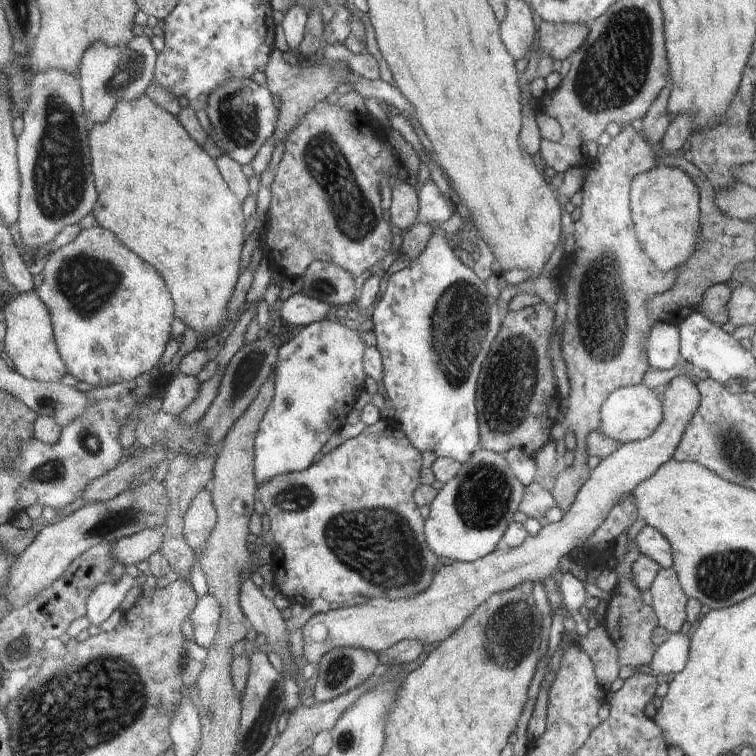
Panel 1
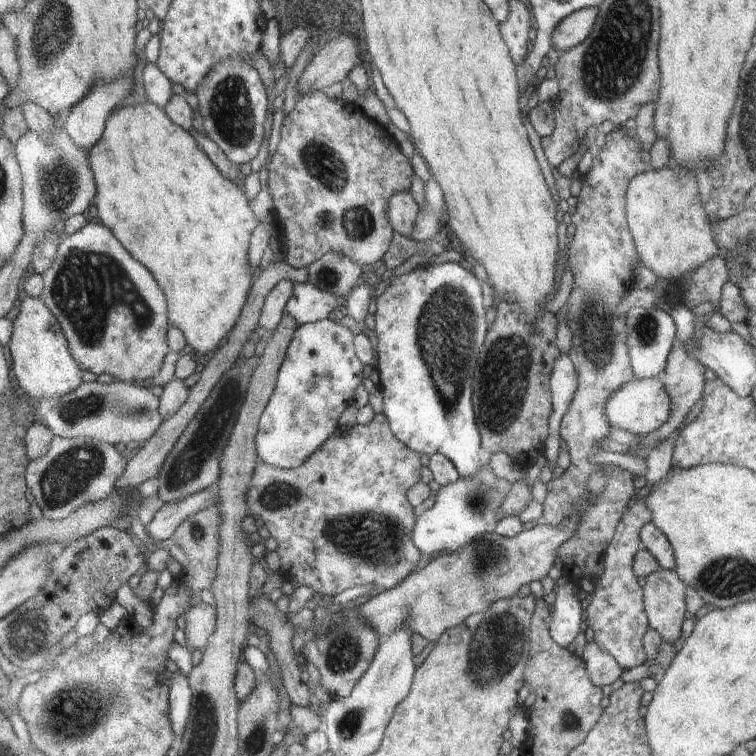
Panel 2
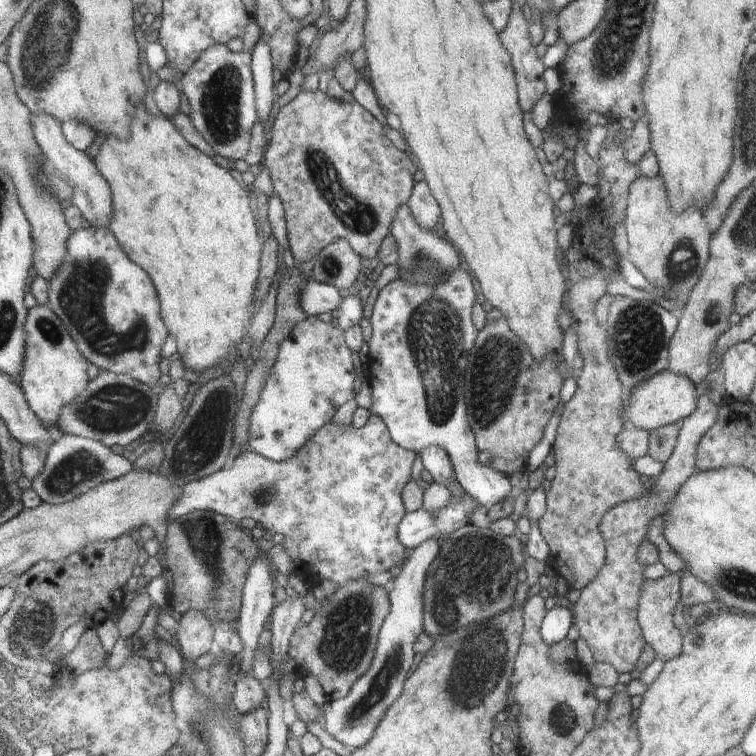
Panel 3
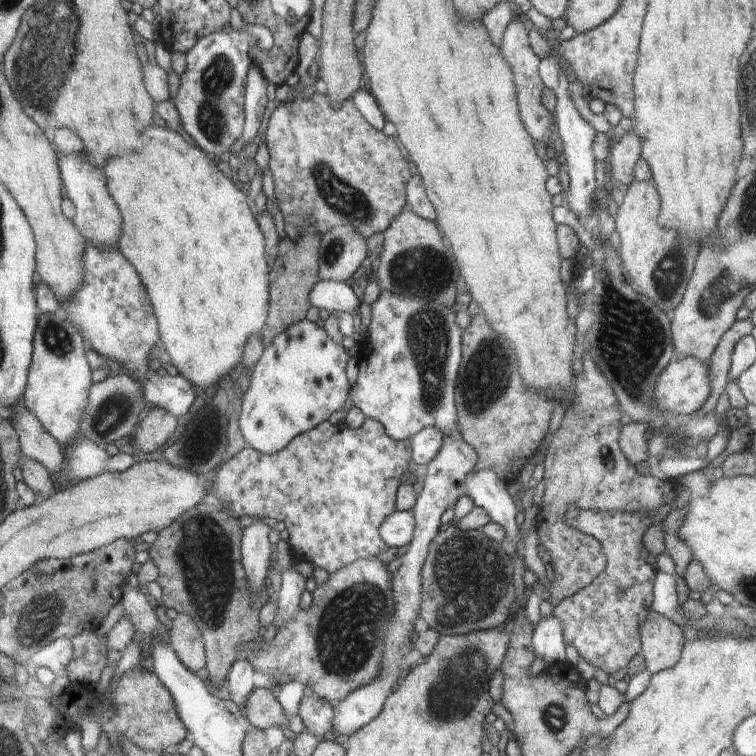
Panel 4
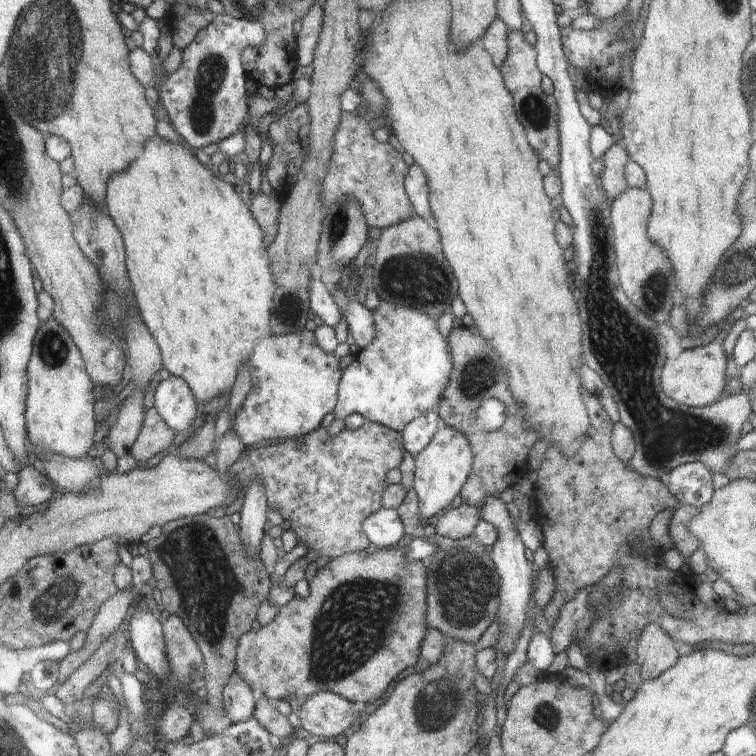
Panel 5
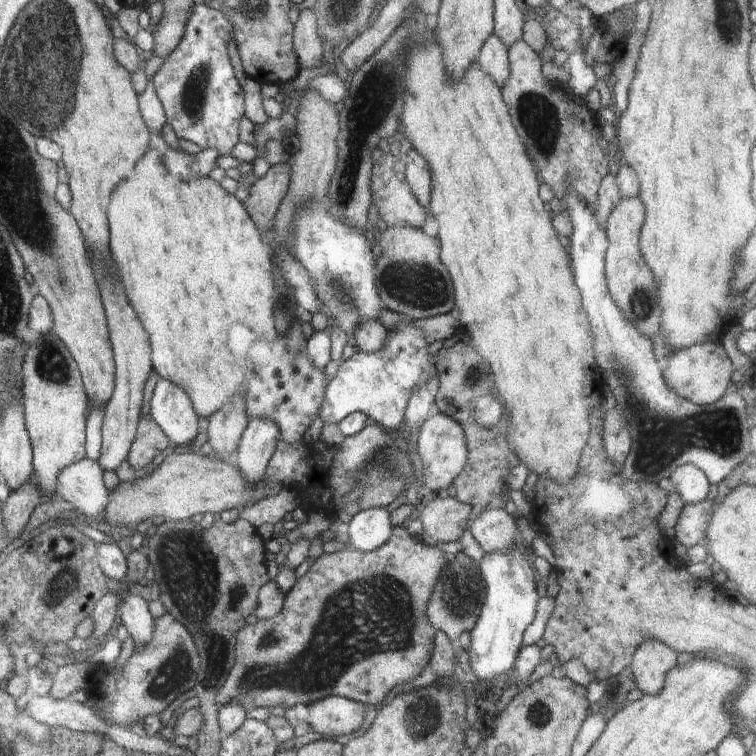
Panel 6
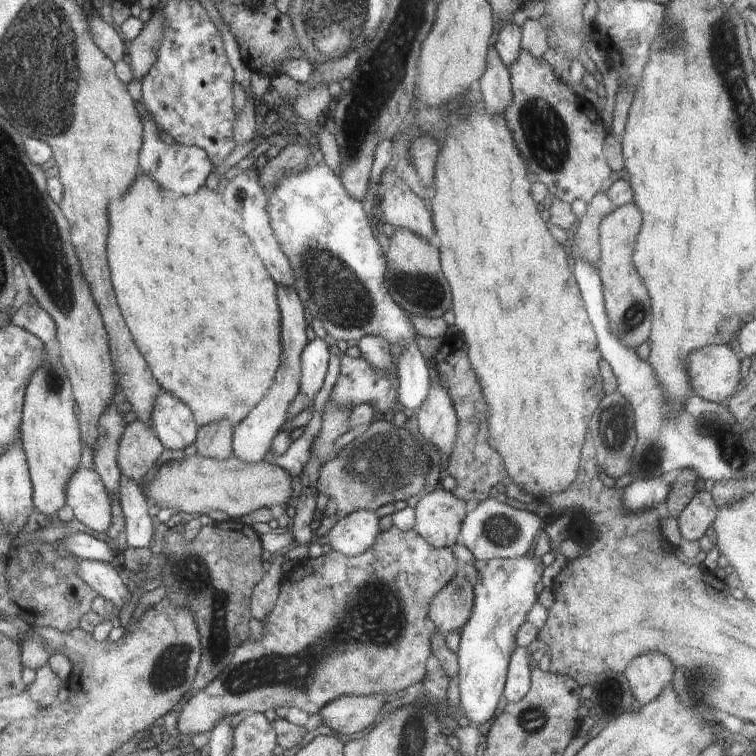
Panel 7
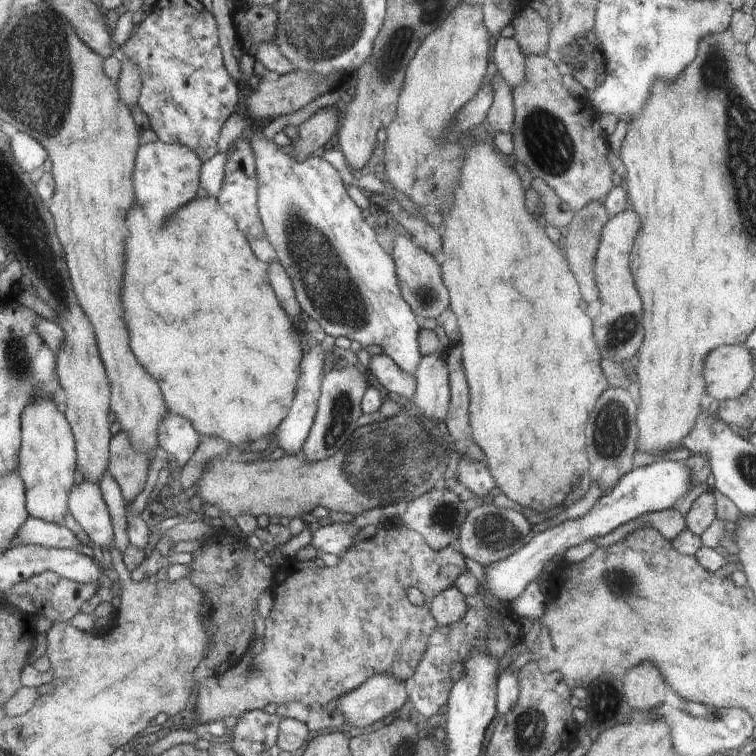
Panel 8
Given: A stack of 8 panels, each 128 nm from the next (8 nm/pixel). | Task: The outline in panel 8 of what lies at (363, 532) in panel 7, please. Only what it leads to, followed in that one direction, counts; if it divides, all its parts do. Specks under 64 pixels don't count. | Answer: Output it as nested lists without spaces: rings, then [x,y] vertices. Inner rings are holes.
[[[350,521],[334,522],[324,527],[314,525],[310,546],[323,553],[342,556],[344,550],[354,548],[354,540],[361,530]]]

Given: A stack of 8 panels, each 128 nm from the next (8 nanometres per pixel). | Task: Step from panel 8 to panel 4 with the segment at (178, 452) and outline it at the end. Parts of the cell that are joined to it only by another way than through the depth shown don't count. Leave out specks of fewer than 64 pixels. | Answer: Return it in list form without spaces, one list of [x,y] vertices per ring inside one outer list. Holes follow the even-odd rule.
[[[90,240],[86,242],[84,266],[84,286],[72,302],[62,304],[62,314],[80,330],[90,349],[114,360],[117,366],[124,366],[136,376],[145,388],[151,407],[166,408],[176,418],[186,414],[196,398],[196,389],[191,382],[180,374],[162,377],[150,370],[150,359],[161,346],[162,336],[156,312],[136,268],[119,248],[98,246]]]

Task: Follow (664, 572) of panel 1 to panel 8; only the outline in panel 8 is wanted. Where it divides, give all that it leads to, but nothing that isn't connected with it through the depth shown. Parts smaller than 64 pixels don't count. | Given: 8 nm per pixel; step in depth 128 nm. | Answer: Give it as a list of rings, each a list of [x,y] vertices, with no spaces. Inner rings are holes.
[[[640,662],[630,668],[623,681],[623,691],[631,710],[648,710],[664,700],[666,680],[652,662]]]

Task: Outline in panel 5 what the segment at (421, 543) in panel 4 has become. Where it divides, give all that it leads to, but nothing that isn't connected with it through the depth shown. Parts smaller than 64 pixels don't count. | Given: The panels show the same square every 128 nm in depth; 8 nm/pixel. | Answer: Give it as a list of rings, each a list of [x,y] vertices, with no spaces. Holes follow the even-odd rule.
[[[441,424],[430,444],[414,458],[416,469],[413,488],[418,496],[420,520],[426,525],[450,508],[454,498],[460,494],[472,470],[473,452],[469,440],[461,432]]]

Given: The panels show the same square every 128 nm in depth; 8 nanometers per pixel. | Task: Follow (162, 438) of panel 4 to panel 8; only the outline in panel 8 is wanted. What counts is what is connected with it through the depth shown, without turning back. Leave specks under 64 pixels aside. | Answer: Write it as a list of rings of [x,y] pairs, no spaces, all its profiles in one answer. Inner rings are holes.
[[[126,430],[114,435],[109,472],[120,482],[124,498],[129,504],[144,492],[152,460],[152,456],[142,454],[132,446],[130,434]]]

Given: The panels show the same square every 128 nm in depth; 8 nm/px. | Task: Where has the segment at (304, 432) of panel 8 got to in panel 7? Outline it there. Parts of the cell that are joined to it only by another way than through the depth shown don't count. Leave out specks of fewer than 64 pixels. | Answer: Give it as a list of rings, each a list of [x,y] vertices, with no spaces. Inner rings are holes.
[[[317,337],[302,350],[299,392],[306,394],[308,400],[314,400],[324,382],[329,355],[328,344]]]

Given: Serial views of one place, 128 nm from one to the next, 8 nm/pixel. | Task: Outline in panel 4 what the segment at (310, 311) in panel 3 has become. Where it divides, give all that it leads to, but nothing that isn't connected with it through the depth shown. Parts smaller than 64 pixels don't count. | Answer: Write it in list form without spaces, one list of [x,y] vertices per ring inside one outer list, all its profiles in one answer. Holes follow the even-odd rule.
[[[319,280],[310,291],[309,297],[316,308],[324,308],[331,313],[344,311],[352,315],[360,303],[360,299],[347,283],[335,280]]]

